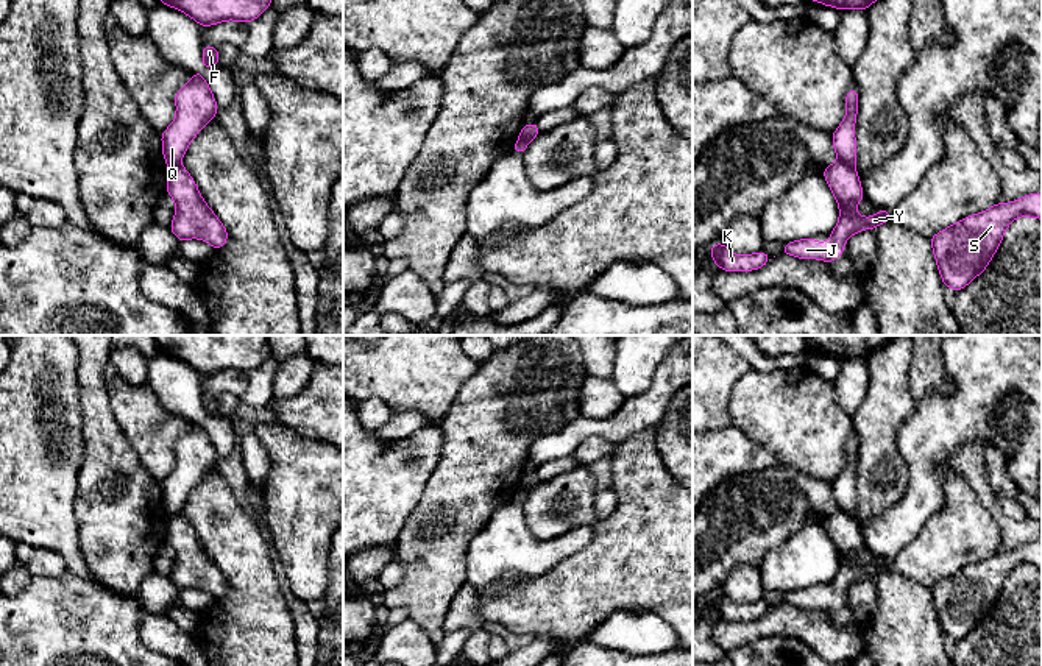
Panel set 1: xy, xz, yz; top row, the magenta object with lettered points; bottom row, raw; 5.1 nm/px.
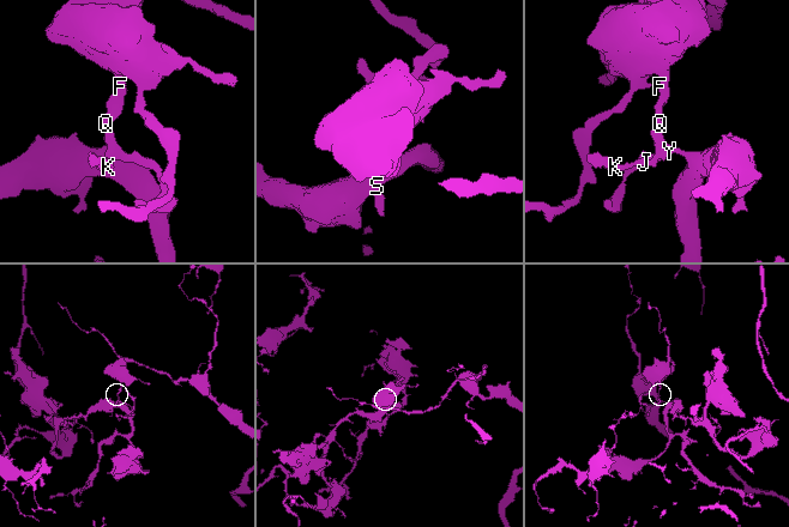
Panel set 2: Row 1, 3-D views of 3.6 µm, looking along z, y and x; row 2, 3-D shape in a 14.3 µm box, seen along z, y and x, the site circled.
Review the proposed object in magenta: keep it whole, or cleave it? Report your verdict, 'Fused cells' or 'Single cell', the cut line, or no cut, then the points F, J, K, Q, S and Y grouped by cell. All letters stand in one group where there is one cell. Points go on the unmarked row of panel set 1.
Fused cells. Split along yz (838, 507), (852, 517). Groups: F Q / J K S Y

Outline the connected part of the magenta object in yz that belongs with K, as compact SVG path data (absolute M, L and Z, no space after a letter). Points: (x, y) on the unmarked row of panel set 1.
M718 591L711 594L711 608L716 611L719 619L725 621L752 621L766 615L772 607L764 600L755 604L738 605L732 602L725 594Z

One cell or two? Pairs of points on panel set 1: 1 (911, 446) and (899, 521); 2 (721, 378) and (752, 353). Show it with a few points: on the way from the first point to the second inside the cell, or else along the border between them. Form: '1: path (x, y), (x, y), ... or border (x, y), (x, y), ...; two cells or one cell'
1: path (919, 465), (917, 503); one cell
2: border (733, 351), (751, 367); two cells

